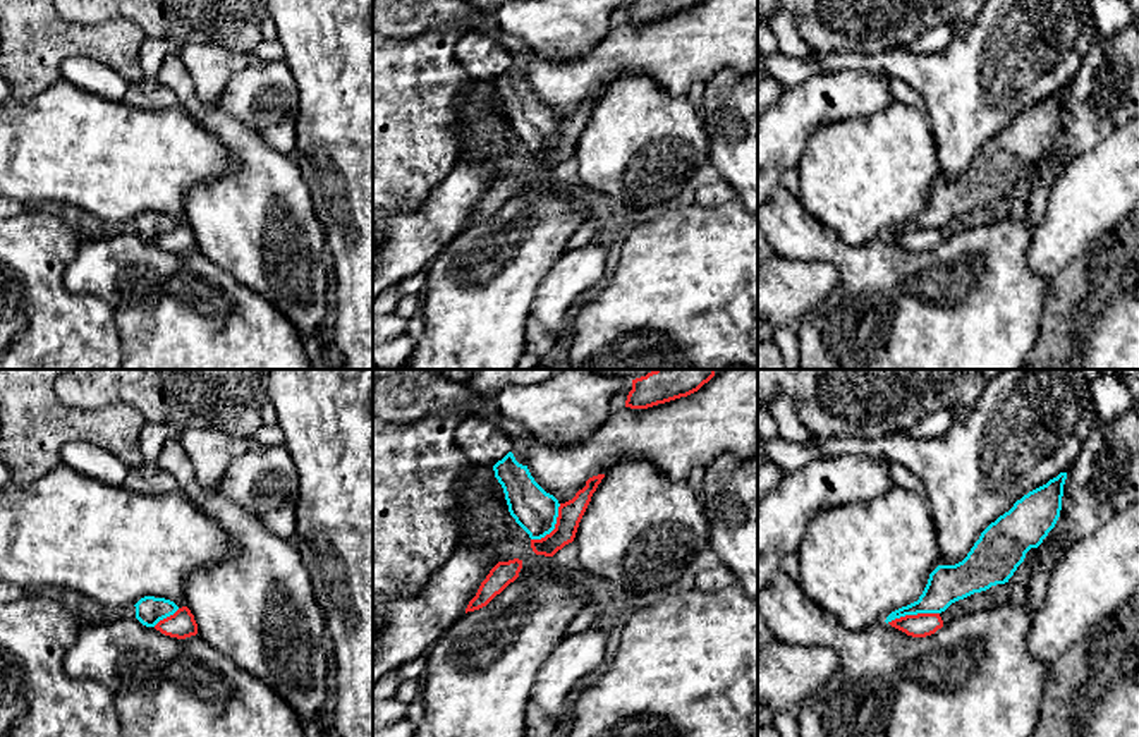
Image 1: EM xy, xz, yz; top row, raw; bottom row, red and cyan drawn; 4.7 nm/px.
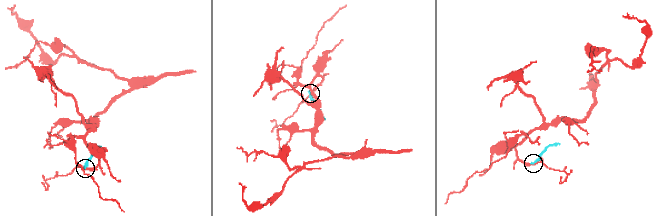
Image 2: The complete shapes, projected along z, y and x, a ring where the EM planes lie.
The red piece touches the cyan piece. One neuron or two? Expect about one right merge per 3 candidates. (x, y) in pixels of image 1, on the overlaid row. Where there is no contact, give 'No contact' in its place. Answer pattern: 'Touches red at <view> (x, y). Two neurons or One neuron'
Touches red at yz (913, 615). Two neurons

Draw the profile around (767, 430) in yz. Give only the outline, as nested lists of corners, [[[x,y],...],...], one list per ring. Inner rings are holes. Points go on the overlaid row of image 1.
[[[758,409],[758,436],[763,443],[778,436],[775,419],[766,409]]]

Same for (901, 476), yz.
[[[890,462],[888,464],[888,474],[895,486],[902,486],[909,491],[917,493],[919,496],[924,496],[924,484],[919,481],[912,472],[909,472],[904,466],[898,462]]]

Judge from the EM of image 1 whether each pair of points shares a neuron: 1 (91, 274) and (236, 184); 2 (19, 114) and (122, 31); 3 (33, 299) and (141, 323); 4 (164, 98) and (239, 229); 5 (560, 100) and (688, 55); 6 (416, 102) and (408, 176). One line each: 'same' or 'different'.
1: different
2: different
3: different
4: different
5: same
6: same

